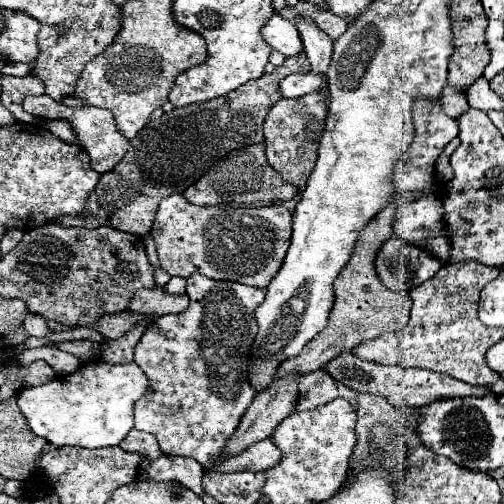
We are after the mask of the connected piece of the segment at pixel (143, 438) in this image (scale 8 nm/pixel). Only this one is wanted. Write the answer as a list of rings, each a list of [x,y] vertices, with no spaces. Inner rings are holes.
[[[135,428],[125,436],[125,440],[121,440],[121,448],[131,450],[131,452],[141,452],[149,460],[155,460],[155,458],[159,458],[163,454],[157,440],[151,434],[139,432]]]

